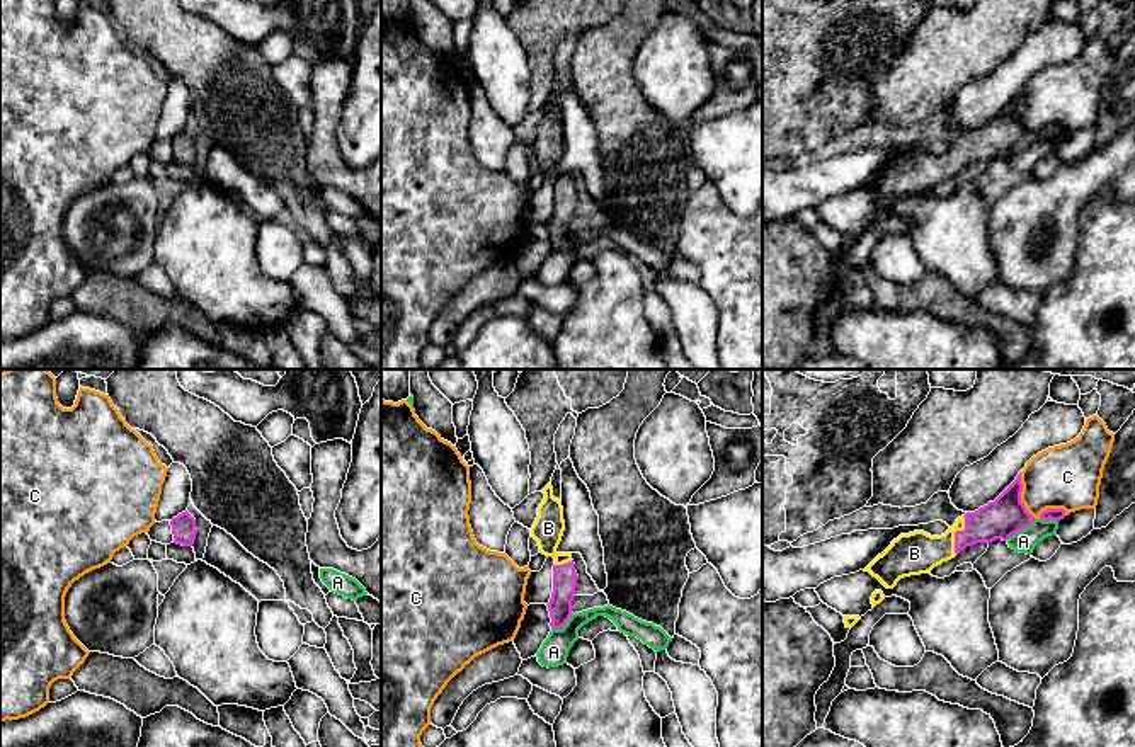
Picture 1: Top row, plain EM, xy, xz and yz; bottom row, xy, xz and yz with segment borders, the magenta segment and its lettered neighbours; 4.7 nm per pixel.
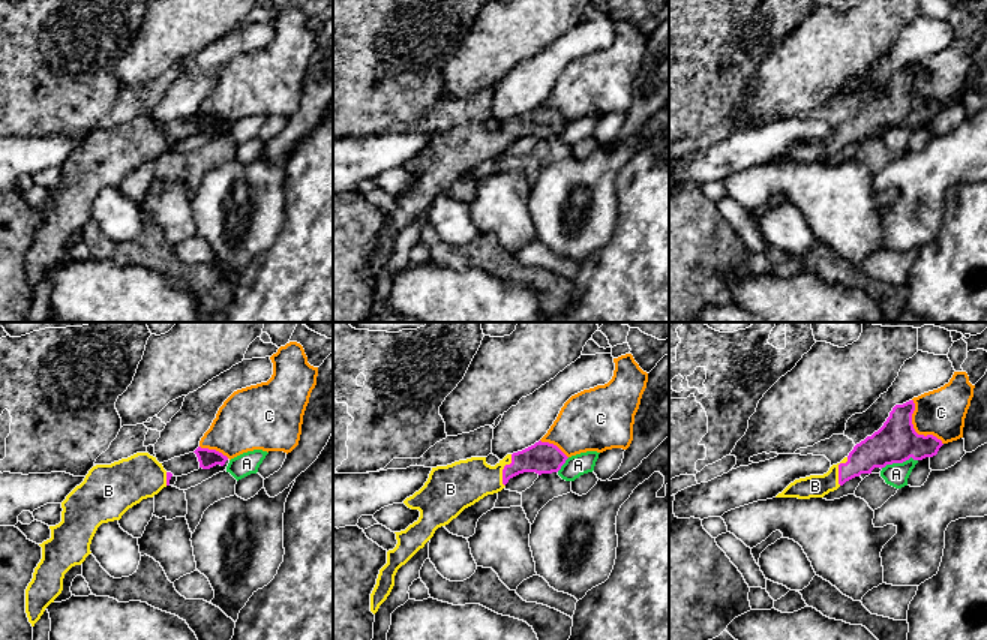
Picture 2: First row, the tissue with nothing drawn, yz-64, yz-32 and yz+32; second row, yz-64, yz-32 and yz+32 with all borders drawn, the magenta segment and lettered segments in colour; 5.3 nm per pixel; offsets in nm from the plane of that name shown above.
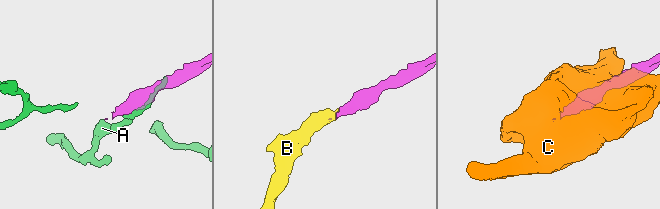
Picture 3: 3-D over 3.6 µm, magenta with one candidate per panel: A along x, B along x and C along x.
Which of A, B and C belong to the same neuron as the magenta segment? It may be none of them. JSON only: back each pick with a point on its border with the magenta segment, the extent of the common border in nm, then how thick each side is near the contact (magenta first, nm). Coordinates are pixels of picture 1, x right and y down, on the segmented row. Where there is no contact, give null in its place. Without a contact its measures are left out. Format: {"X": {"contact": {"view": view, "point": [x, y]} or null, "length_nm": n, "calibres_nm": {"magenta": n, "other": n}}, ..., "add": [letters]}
{"B": {"contact": {"view": "yz", "point": [955, 533]}, "length_nm": 190, "calibres_nm": {"magenta": 190, "other": 200}}, "add": ["B"]}

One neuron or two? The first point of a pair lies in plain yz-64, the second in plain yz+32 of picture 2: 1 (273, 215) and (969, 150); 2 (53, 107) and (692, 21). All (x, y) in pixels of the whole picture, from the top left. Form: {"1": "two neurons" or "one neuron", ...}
{"1": "one neuron", "2": "one neuron"}

